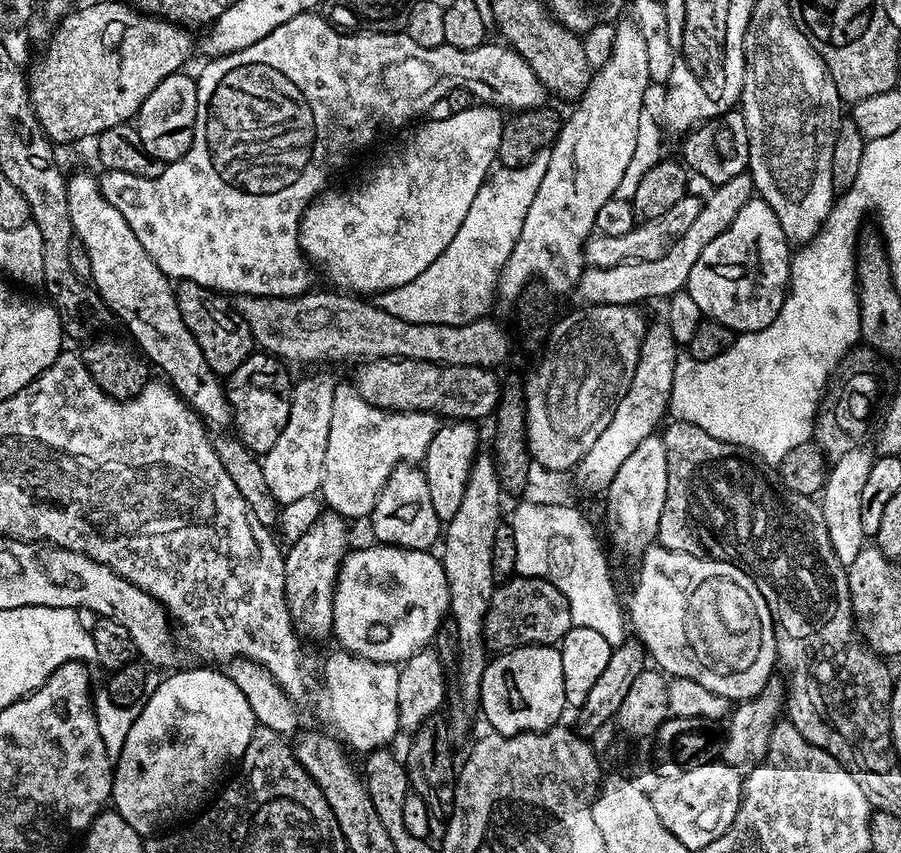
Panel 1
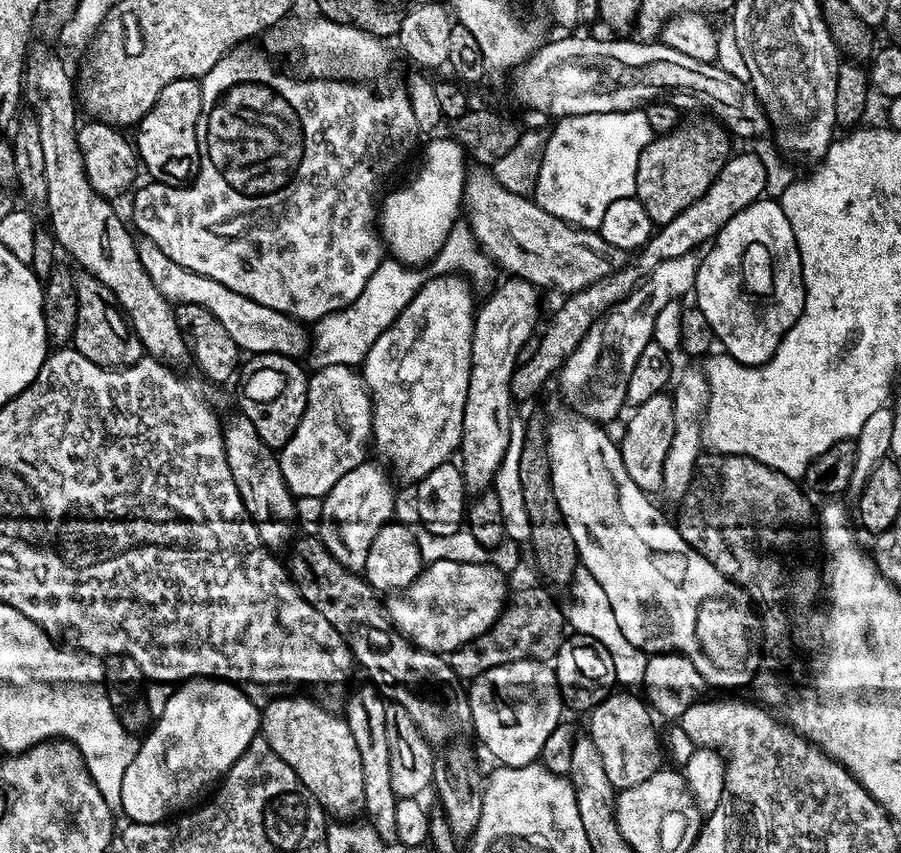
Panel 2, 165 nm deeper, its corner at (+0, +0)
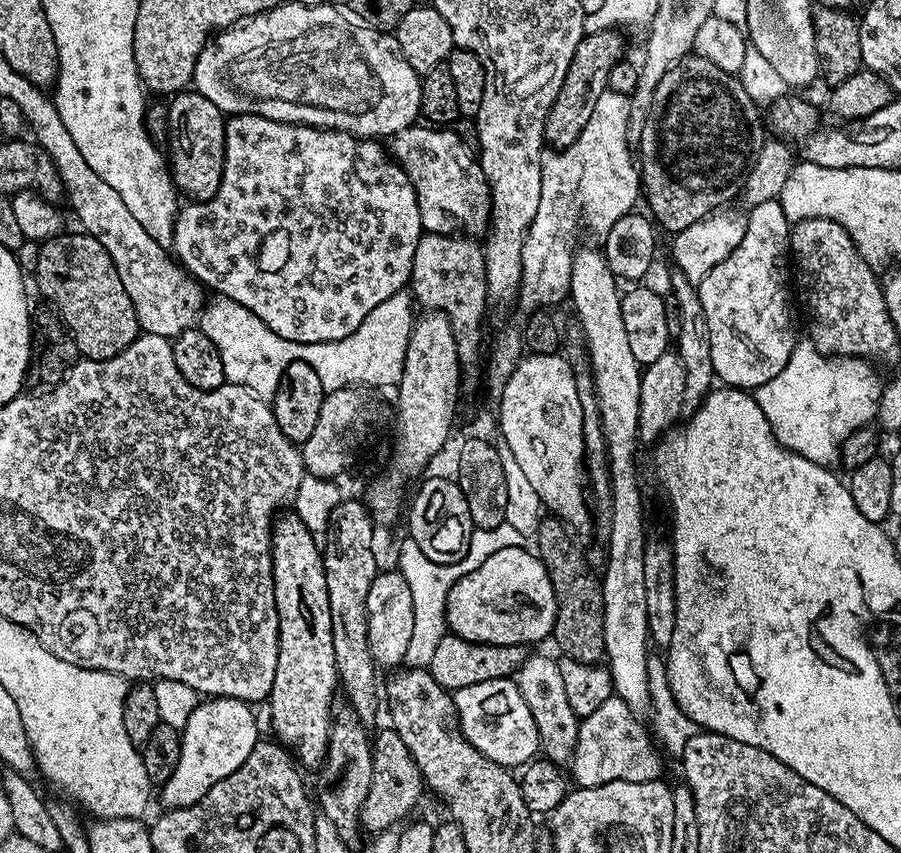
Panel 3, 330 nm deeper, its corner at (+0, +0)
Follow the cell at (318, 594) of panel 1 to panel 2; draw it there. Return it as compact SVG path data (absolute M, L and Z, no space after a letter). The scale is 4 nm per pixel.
M365 460L344 474L322 498L322 518L317 537L343 568L357 574L363 571L370 545L378 531L393 519L394 490L389 473L379 463L376 464Z

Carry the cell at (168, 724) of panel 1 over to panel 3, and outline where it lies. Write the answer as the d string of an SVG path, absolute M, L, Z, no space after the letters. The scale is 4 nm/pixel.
M225 696L199 701L180 733L178 766L158 792L158 800L160 796L165 809L194 806L194 802L198 802L210 789L218 786L222 778L234 774L234 770L238 770L238 766L246 762L250 750L254 750L256 741L262 736L256 725L256 716L248 708L251 707L245 701Z

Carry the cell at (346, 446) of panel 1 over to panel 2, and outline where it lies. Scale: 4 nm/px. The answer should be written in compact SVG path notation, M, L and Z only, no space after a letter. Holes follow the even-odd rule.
M449 274L447 276L432 276L425 279L424 284L418 290L418 294L408 305L402 310L402 314L398 314L398 318L388 327L382 335L374 342L374 346L370 346L368 356L362 361L362 375L364 377L364 385L368 387L368 394L372 398L372 442L371 447L374 452L381 456L379 459L385 465L392 464L391 471L401 476L404 480L412 480L418 482L422 478L426 478L426 474L430 474L430 470L434 470L438 466L449 463L457 455L460 447L460 439L462 438L462 414L466 414L466 390L470 386L470 354L472 353L472 335L474 334L474 326L476 325L477 305L472 304L472 292L469 281L459 274ZM396 360L408 360L408 388L404 384L400 384L400 368L396 365Z

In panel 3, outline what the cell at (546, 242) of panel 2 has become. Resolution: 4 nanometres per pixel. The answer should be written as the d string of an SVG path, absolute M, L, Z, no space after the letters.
M413 126L397 132L390 140L390 155L406 170L414 186L414 194L420 211L420 226L425 233L440 232L444 236L467 234L480 238L489 231L492 218L492 195L486 174L474 152L459 140L452 130L441 130L436 126Z

